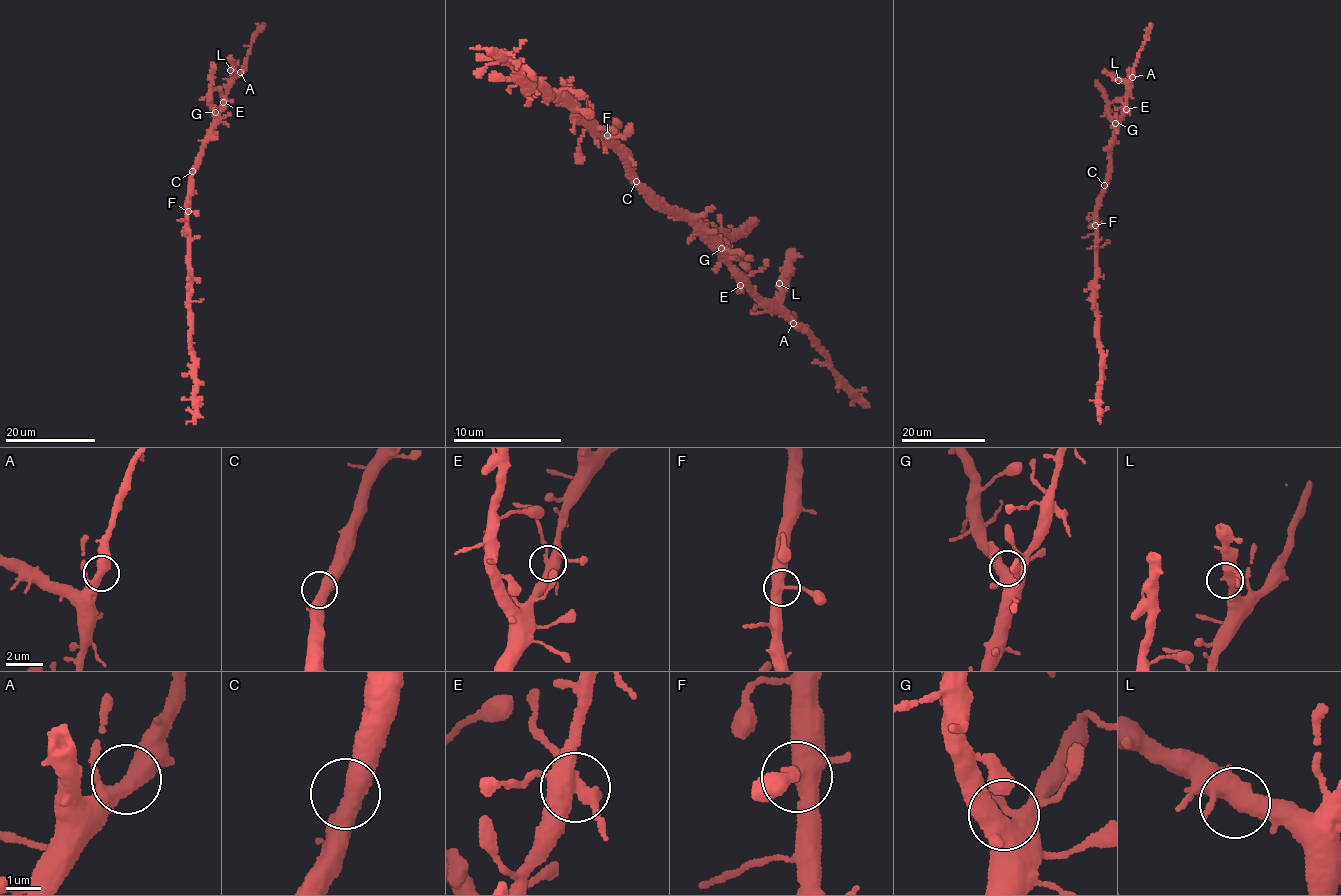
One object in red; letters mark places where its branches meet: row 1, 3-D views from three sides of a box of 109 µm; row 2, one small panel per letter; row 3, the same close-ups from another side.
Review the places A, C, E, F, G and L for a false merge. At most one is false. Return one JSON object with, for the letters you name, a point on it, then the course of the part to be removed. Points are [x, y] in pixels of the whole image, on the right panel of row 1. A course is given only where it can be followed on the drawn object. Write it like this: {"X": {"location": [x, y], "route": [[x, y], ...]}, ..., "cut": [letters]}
{"E": {"location": [1126, 109]}, "cut": ["E"]}

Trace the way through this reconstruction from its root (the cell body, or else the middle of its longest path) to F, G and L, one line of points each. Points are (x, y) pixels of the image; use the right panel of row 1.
F: (1098, 213), (1095, 225)
G: (1098, 213), (1098, 200), (1107, 173), (1115, 123)
L: (1098, 213), (1098, 200), (1105, 183), (1115, 125), (1127, 94), (1127, 85), (1118, 80)

